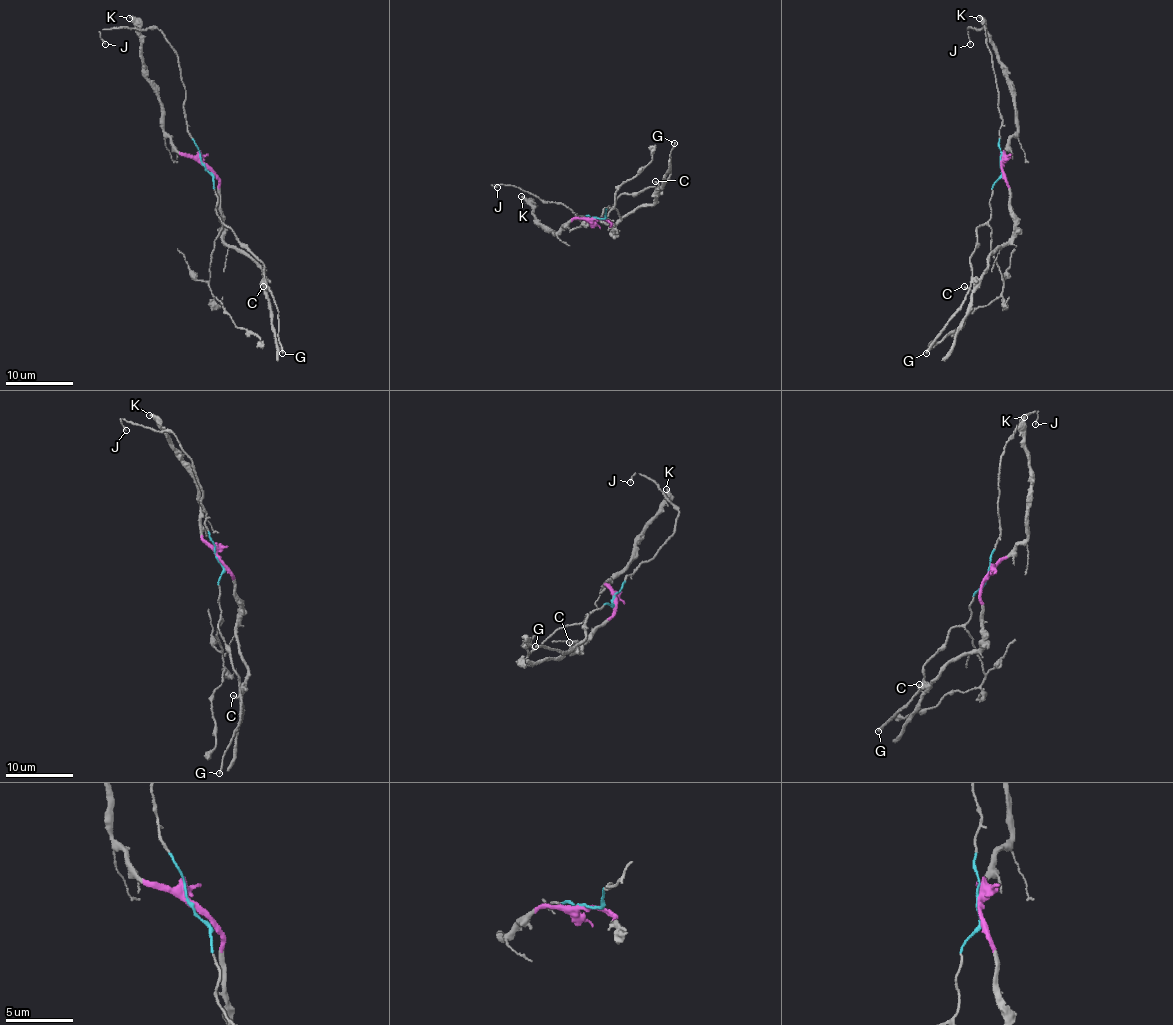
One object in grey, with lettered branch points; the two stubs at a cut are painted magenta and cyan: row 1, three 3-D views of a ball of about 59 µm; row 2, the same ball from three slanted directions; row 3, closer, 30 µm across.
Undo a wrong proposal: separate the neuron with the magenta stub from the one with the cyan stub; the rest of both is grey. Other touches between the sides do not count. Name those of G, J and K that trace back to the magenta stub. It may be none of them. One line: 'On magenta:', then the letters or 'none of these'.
On magenta: K

